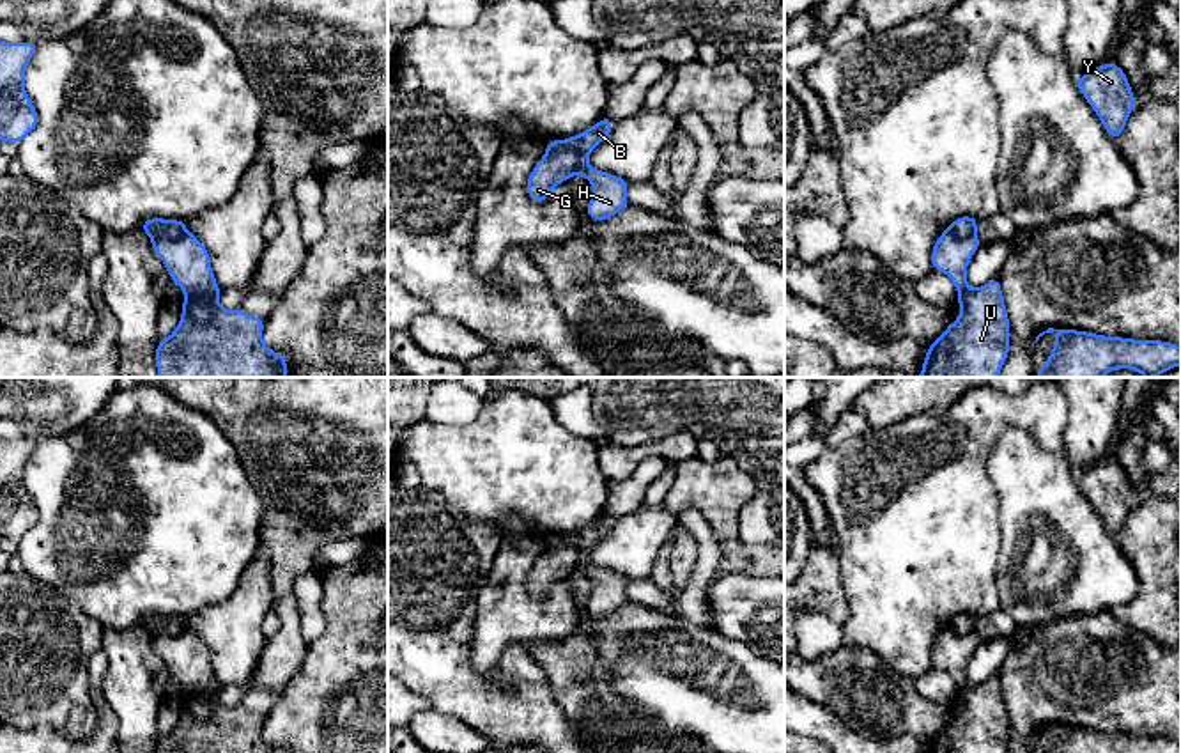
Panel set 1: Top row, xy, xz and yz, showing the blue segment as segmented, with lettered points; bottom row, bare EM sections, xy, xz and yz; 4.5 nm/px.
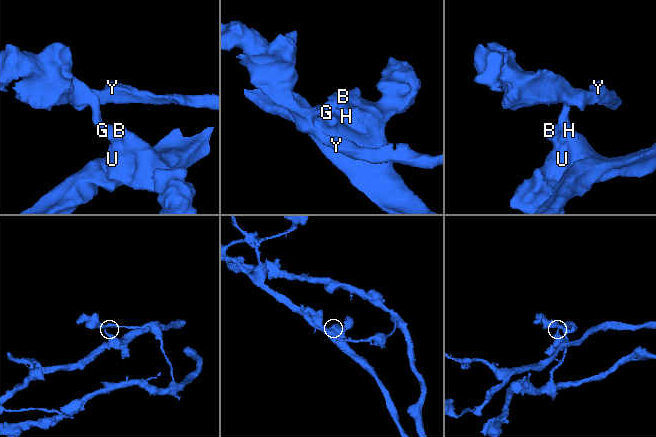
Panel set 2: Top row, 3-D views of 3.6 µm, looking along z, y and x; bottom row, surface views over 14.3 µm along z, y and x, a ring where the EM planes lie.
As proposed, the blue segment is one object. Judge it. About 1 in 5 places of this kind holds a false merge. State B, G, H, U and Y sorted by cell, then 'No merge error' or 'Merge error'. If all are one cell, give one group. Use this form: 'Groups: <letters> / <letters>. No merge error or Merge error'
Groups: B H U / G Y. Merge error

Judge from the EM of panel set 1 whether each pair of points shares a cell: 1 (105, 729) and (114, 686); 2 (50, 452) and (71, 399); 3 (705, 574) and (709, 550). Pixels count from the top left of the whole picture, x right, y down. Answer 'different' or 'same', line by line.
1: different
2: different
3: same

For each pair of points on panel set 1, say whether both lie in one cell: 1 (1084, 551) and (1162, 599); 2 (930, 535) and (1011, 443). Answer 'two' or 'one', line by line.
1: two
2: two

